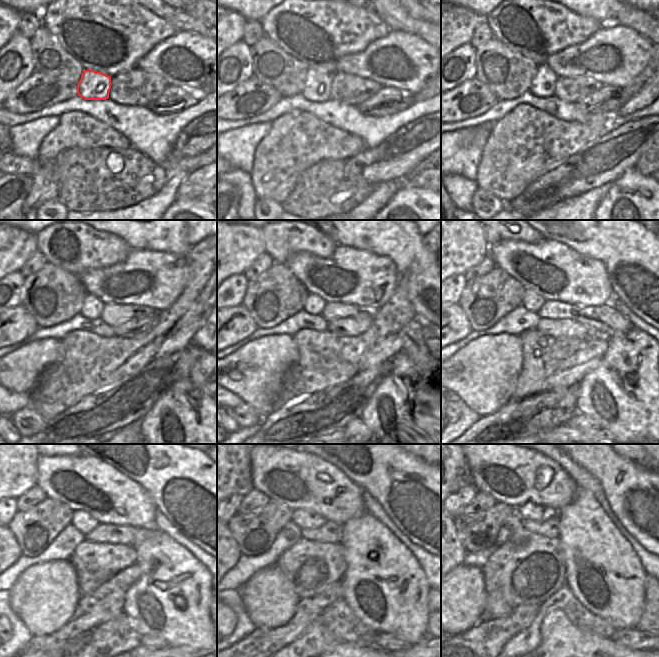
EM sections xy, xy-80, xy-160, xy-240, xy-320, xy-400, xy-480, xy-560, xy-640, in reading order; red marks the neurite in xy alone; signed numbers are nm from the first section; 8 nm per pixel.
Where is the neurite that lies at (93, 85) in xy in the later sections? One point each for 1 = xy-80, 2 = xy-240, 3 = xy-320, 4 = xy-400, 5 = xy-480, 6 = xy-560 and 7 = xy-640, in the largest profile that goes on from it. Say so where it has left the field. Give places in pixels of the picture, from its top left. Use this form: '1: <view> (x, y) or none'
1: xy-80 (317, 88)
2: xy-240 (92, 308)
3: xy-320 (314, 305)
4: xy-400 (533, 302)
5: xy-480 (84, 522)
6: xy-560 (306, 520)
7: xy-640 (530, 511)

